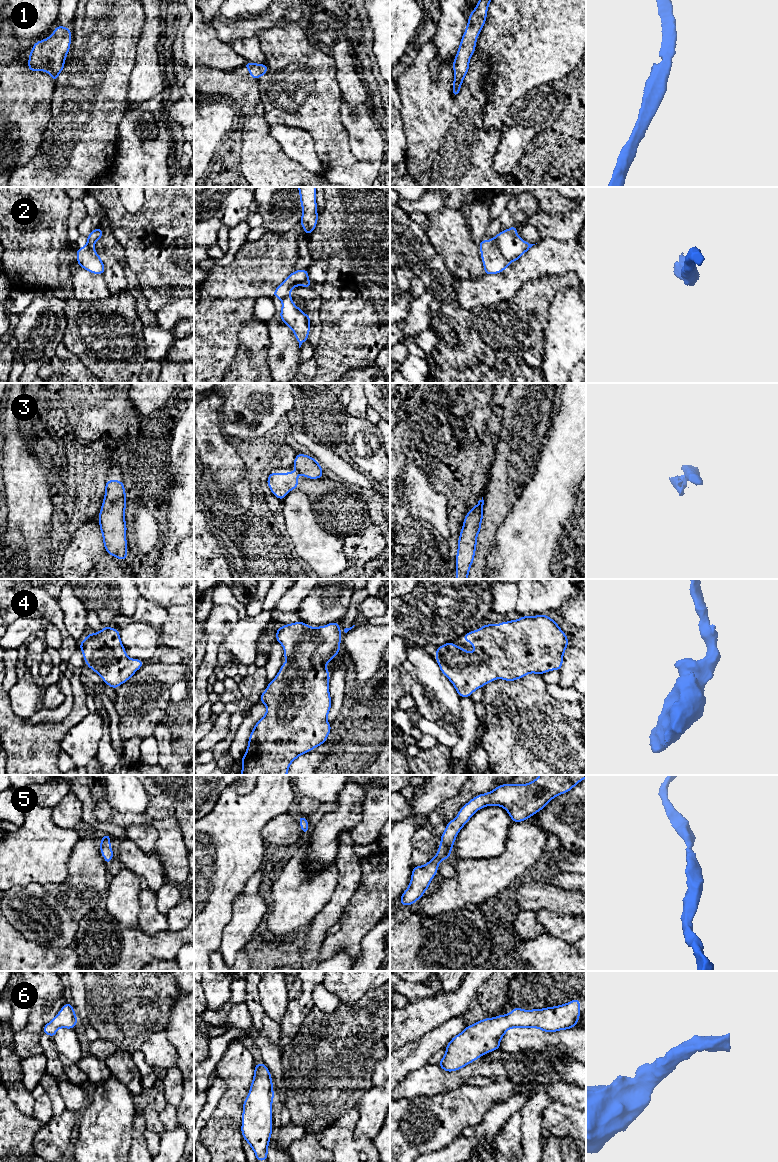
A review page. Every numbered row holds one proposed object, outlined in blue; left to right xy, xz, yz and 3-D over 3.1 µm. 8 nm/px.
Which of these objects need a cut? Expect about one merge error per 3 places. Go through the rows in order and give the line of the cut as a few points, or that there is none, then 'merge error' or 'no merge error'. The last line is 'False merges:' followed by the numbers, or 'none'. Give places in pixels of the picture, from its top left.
1: cut none; no merge error
2: cut yz (489, 240), (511, 261); merge error
3: cut xz (296, 469), (299, 472); merge error
4: cut none; no merge error
5: cut none; no merge error
6: cut none; no merge error
False merges: 2, 3

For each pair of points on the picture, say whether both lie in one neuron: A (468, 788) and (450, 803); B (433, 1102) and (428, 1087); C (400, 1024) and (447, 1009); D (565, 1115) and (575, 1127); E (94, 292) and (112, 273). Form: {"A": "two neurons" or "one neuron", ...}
{"A": "one neuron", "B": "two neurons", "C": "one neuron", "D": "one neuron", "E": "two neurons"}

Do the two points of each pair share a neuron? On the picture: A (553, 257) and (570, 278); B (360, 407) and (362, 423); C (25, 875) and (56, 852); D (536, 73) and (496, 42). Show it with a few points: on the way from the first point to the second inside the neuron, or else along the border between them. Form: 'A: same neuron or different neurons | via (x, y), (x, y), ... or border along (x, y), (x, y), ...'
A: different neurons | border along (575, 273), (568, 272), (544, 276)
B: different neurons | border along (348, 414), (364, 418)
C: same neuron | via (33, 867), (48, 852)
D: different neurons | border along (484, 30), (507, 30), (500, 58), (510, 68)

